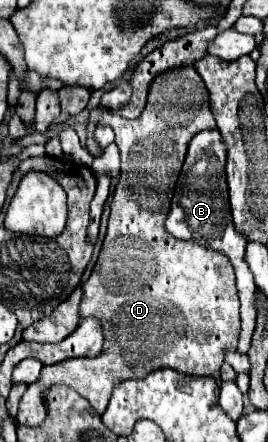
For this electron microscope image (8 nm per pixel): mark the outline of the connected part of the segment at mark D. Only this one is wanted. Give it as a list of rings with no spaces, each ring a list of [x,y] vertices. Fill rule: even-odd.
[[[192,66],[170,68],[152,80],[146,106],[138,118],[126,120],[122,116],[114,116],[112,112],[104,112],[102,122],[112,126],[116,132],[116,146],[120,150],[122,168],[114,190],[114,200],[110,202],[108,232],[100,256],[90,278],[82,286],[80,318],[90,318],[92,314],[100,320],[104,332],[104,350],[96,358],[70,358],[52,366],[44,366],[40,380],[30,384],[20,400],[20,410],[16,416],[18,424],[34,426],[44,422],[40,392],[52,384],[68,384],[100,414],[106,410],[114,384],[128,378],[144,378],[150,370],[174,368],[184,374],[212,376],[220,384],[220,366],[224,364],[224,356],[226,352],[234,352],[238,344],[240,300],[236,294],[234,268],[230,260],[208,246],[170,236],[164,226],[188,142],[194,134],[216,128],[208,90],[200,74]]]

